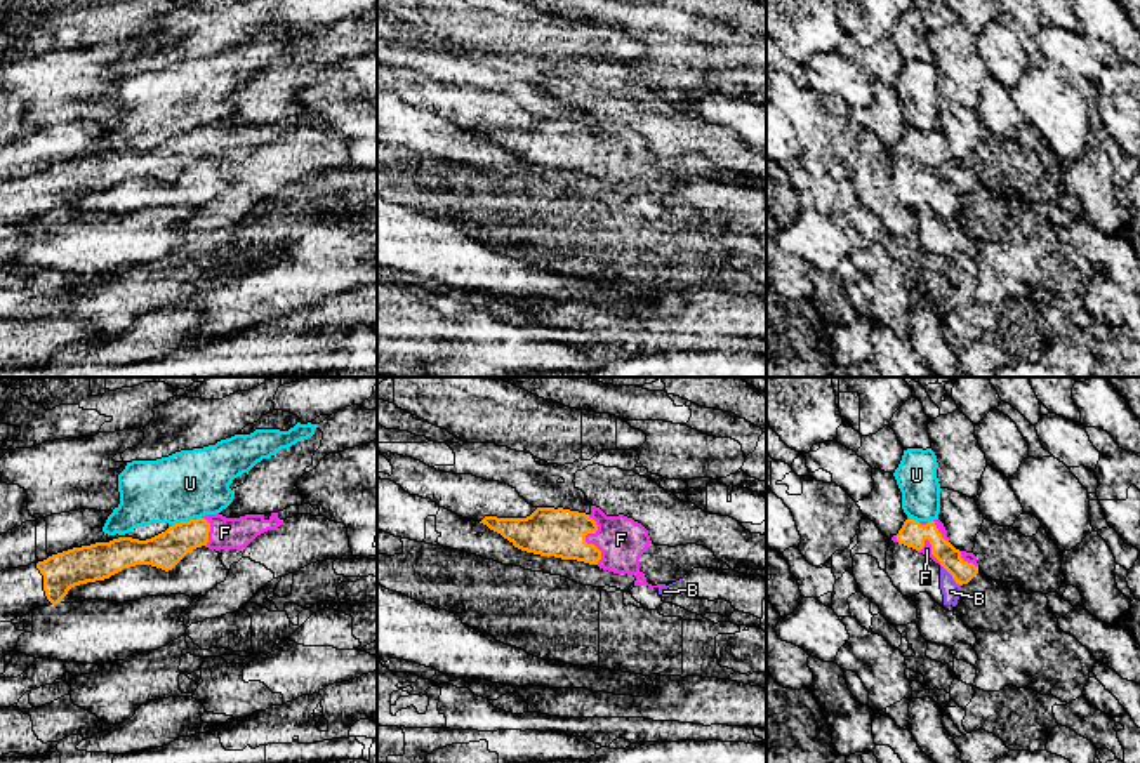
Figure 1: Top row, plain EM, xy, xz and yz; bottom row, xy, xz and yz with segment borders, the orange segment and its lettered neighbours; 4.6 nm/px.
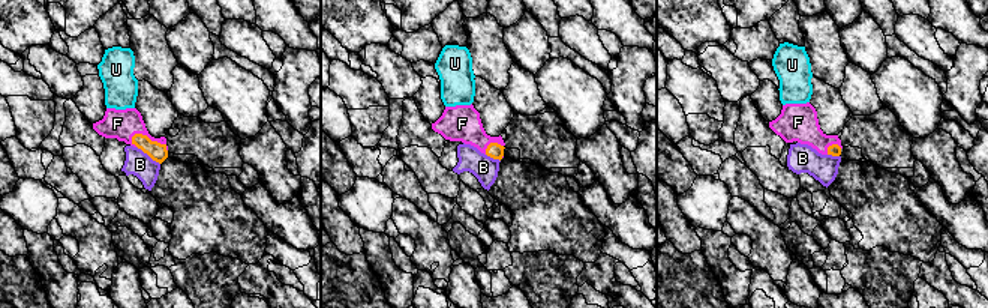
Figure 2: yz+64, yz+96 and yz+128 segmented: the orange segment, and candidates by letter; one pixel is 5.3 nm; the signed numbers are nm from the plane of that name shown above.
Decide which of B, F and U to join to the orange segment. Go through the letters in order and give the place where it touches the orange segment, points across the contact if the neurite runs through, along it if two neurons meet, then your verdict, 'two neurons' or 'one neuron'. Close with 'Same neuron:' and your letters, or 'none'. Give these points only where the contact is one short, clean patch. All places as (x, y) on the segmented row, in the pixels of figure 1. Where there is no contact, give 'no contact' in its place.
B: meets orange in yz at (951, 574); border along yz (942, 565), (960, 586); two neurons
F: meets orange in xz at (584, 539); one neuron
U: meets orange in xy at (183, 522); border along xy (193, 518), (172, 525); two neurons
Same neuron: F

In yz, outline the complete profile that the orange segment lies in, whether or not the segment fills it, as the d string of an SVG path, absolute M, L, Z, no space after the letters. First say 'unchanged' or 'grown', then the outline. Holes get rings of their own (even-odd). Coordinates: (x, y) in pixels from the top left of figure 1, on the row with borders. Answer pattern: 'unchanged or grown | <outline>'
grown | M907 516L891 541L931 558L944 567L959 586L968 584L978 574L977 556L956 549L949 542L947 530L940 520L916 521Z

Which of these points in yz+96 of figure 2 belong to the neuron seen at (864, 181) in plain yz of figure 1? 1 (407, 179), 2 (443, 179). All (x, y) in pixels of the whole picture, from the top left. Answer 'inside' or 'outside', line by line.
1: outside
2: inside

